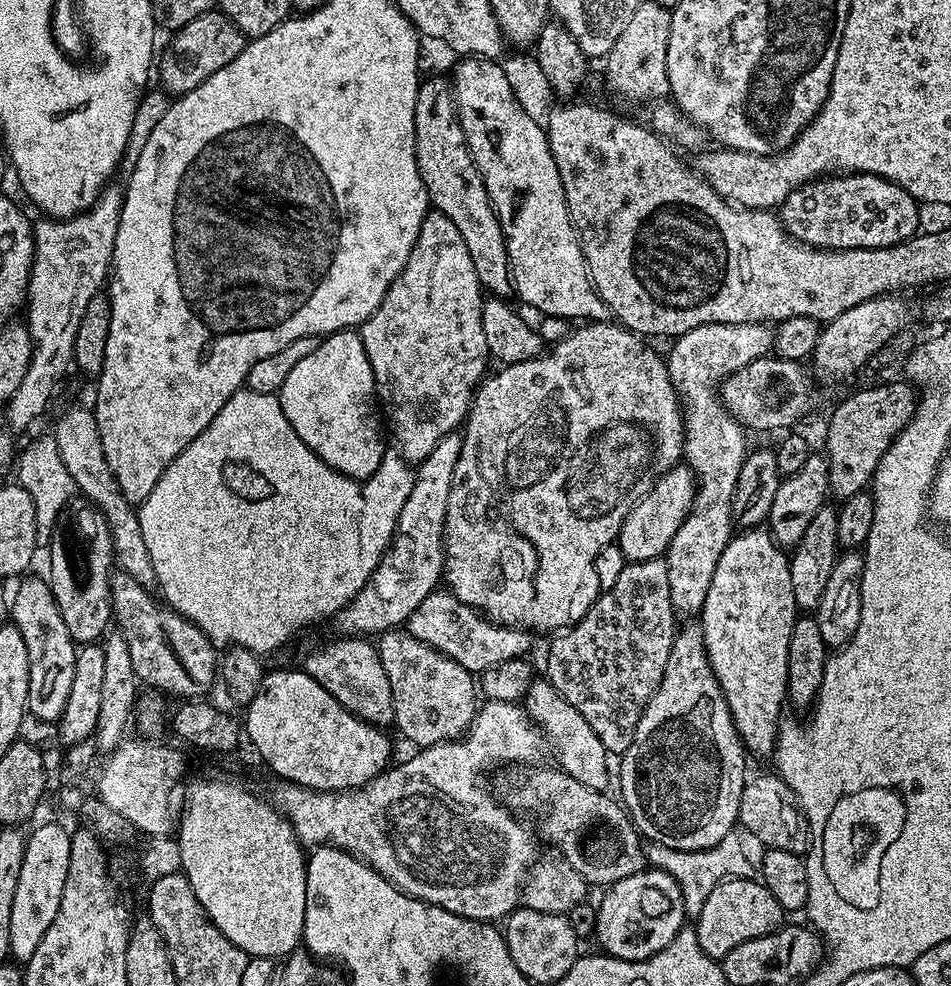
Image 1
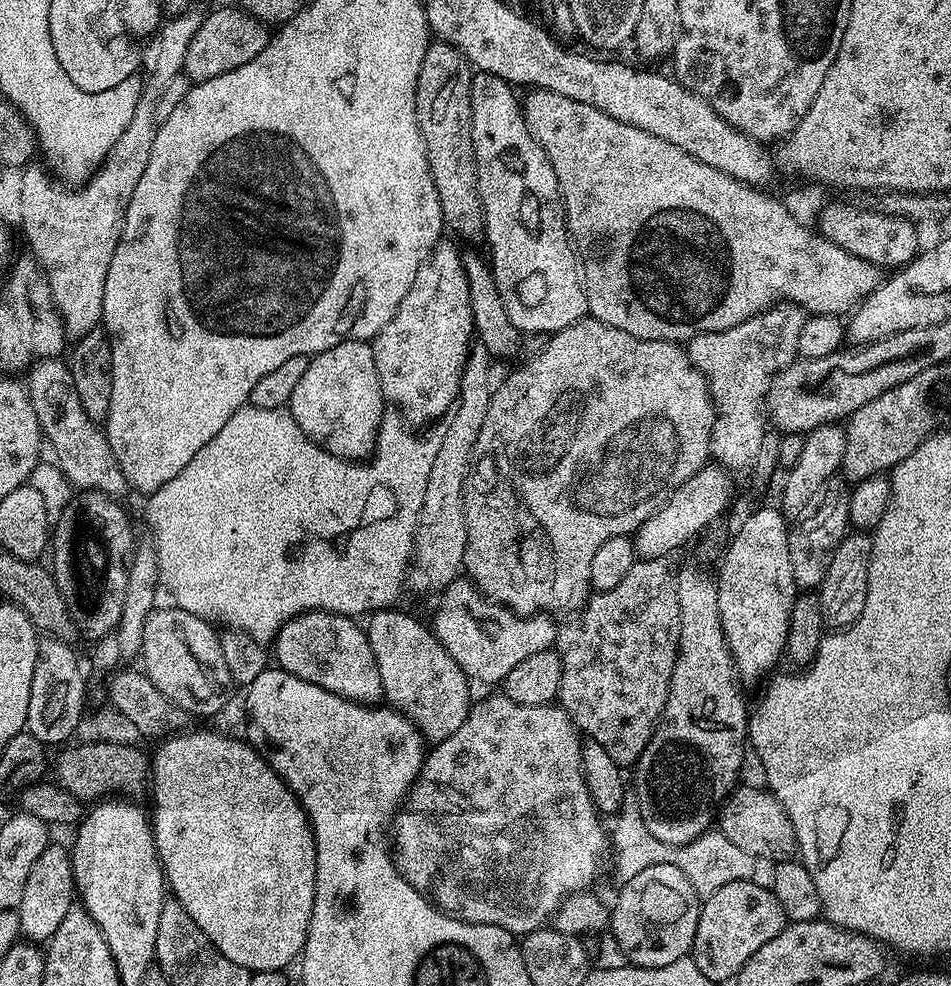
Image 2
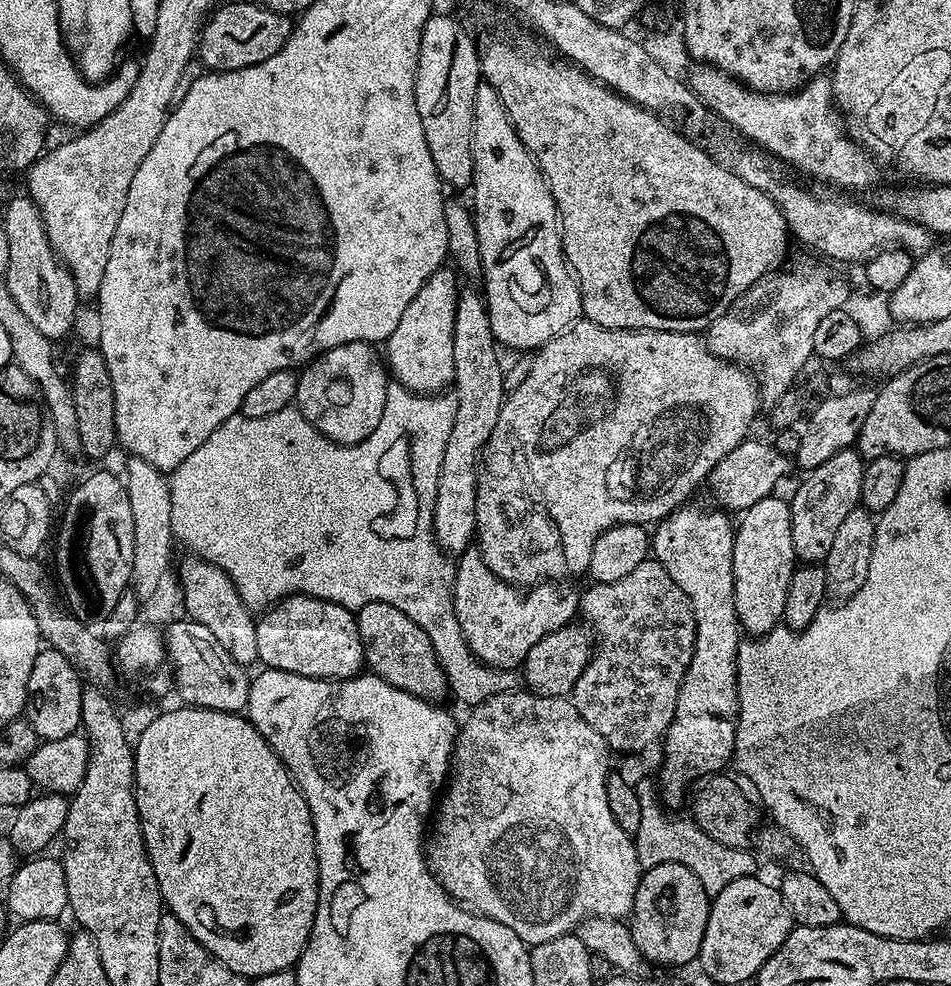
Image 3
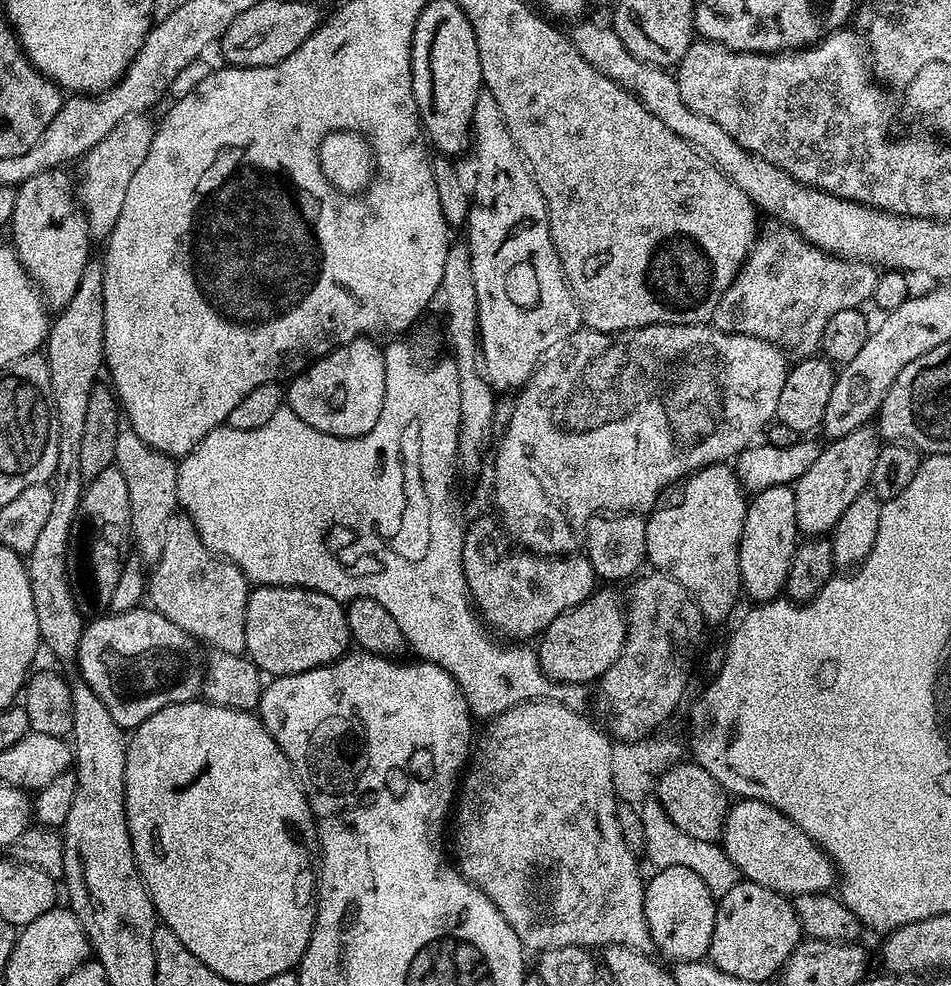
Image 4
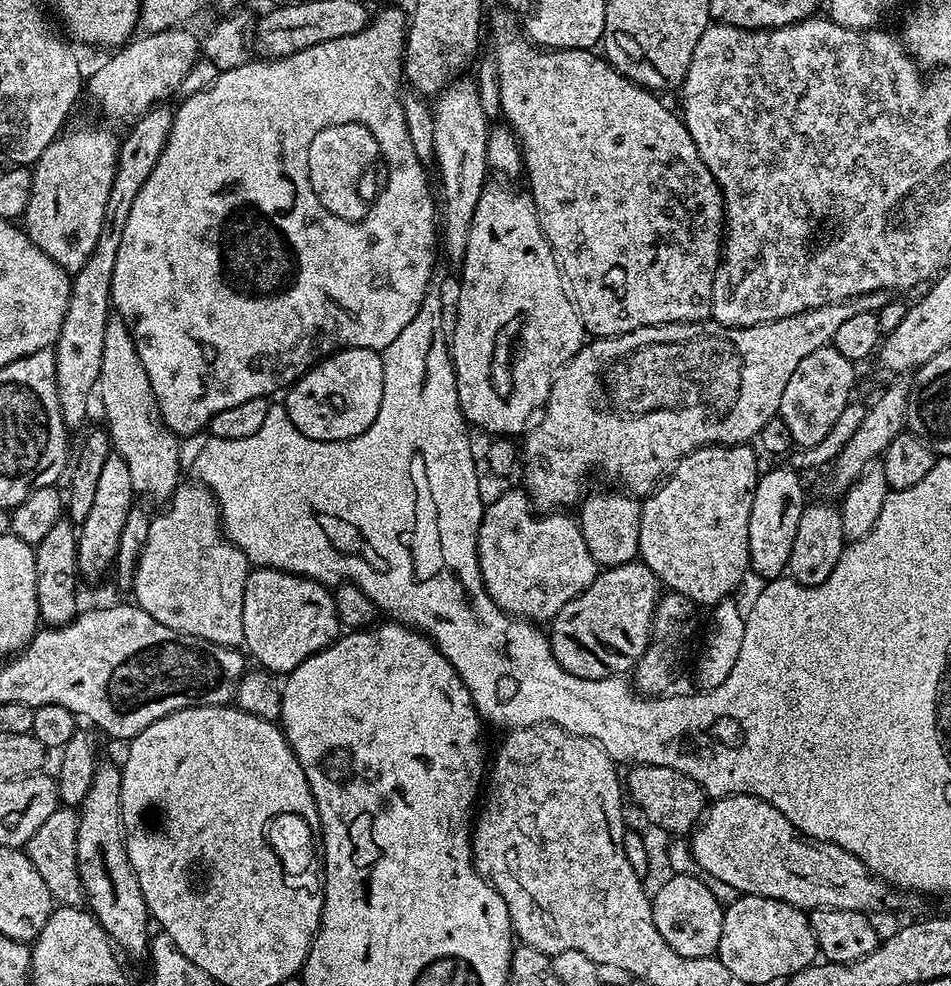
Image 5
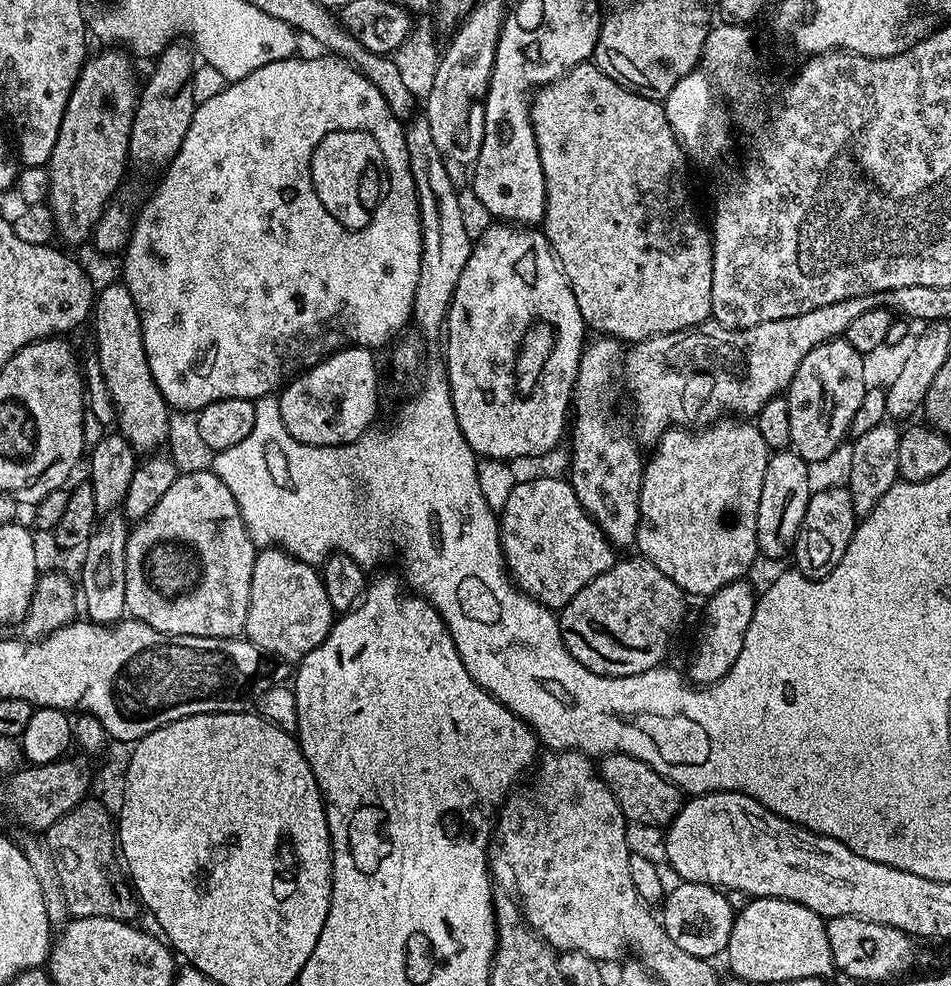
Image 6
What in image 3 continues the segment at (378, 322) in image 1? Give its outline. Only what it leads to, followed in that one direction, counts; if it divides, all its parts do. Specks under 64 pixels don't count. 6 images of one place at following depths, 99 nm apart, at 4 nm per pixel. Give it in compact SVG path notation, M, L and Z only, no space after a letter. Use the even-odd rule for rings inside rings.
M441 270L424 283L422 290L414 294L410 306L406 306L398 326L394 326L394 334L390 334L386 341L386 368L391 379L412 392L443 392L455 381L454 310L458 287L457 273L452 272Z

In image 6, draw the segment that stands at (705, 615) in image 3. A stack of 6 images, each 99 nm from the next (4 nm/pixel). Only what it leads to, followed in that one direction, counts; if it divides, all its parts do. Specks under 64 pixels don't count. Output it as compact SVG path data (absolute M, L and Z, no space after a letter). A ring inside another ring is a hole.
M725 418L699 430L677 426L663 432L651 452L652 457L649 455L644 465L640 491L640 525L635 543L639 555L658 566L689 597L707 598L722 586L747 577L748 567L758 560L758 498L762 498L762 478L770 455L755 423Z

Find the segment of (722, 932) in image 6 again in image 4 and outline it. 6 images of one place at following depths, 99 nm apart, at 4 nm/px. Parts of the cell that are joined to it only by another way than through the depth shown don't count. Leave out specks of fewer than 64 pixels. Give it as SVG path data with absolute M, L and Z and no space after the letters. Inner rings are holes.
M686 866L661 868L651 874L652 880L650 876L644 885L644 913L655 951L669 956L672 962L704 960L714 938L717 897Z

